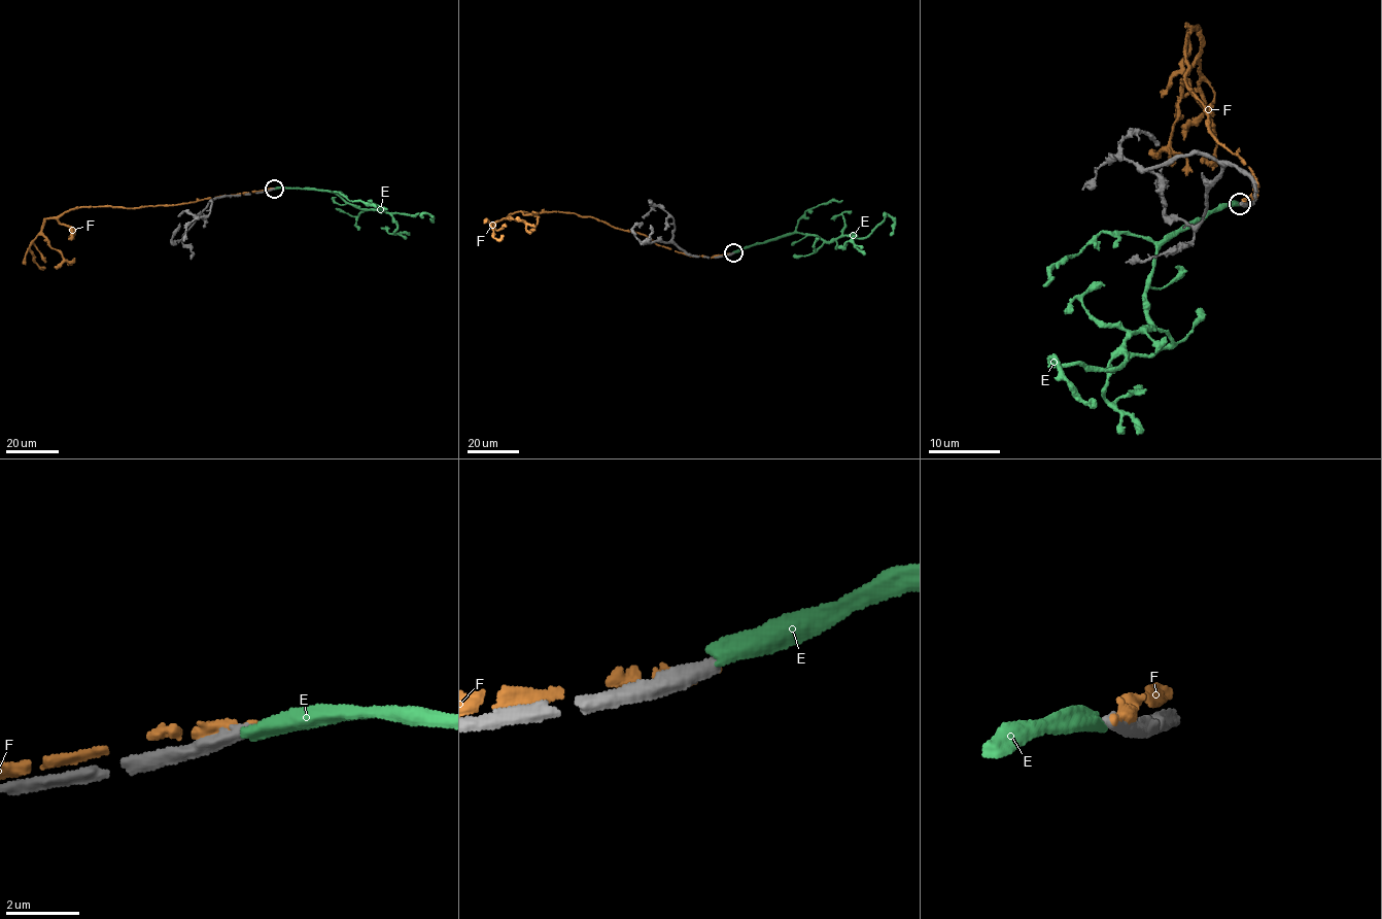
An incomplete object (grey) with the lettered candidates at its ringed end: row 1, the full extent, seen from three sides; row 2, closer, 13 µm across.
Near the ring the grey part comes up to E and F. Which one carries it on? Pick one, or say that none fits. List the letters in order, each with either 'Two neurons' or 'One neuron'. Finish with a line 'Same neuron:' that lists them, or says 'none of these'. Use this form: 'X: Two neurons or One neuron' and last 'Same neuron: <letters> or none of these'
E: Two neurons
F: Two neurons
Same neuron: none of these

